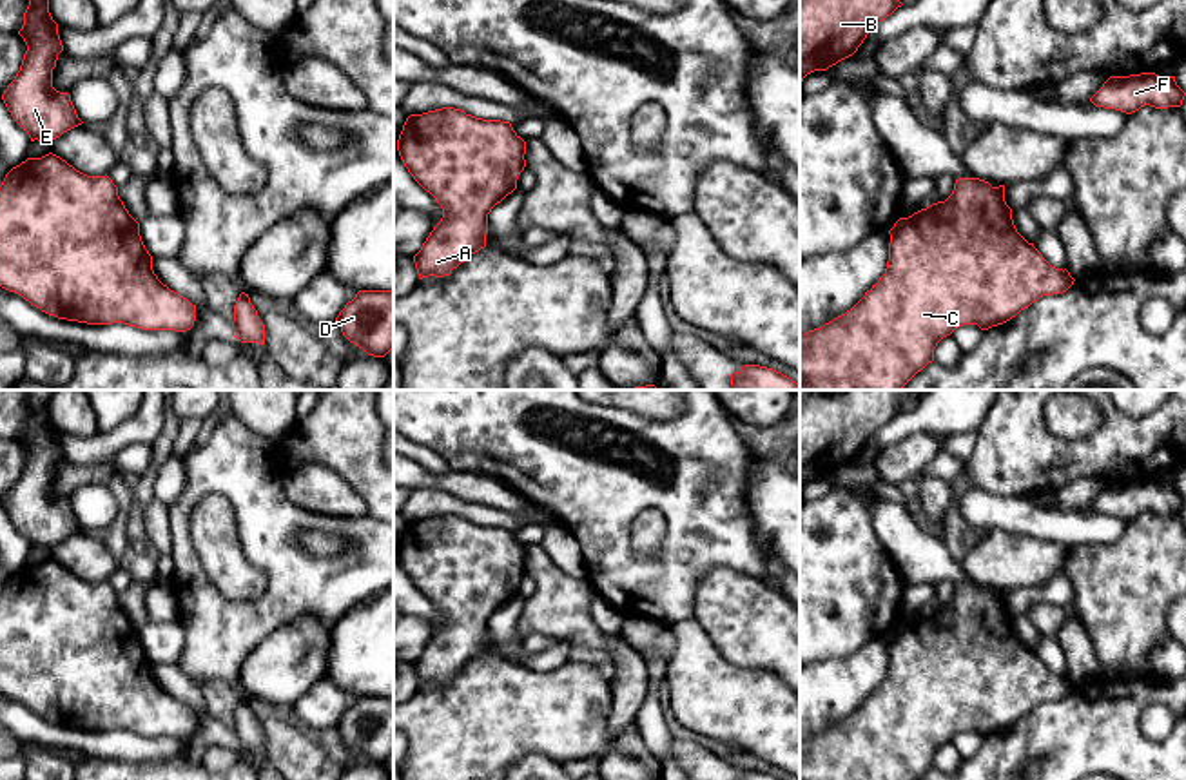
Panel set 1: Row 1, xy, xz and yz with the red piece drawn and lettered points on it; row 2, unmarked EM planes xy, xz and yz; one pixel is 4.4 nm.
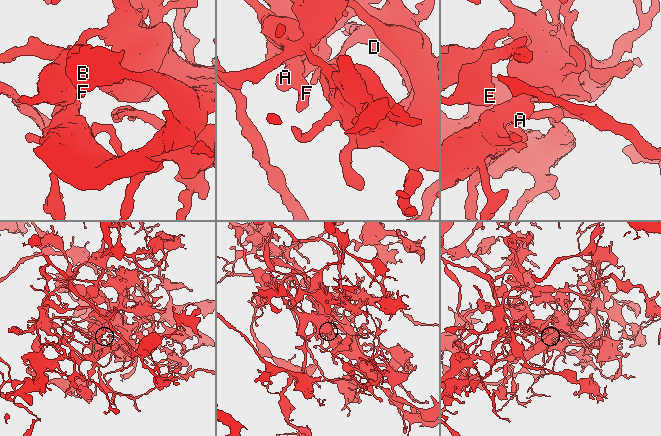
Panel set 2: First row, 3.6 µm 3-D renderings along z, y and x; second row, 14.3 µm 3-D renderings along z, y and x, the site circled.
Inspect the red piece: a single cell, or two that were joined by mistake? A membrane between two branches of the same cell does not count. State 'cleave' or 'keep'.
cleave

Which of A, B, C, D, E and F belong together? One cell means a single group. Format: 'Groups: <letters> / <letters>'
Groups: A F / B C D E

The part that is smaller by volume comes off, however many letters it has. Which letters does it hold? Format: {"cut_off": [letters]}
{"cut_off": ["A", "F"]}

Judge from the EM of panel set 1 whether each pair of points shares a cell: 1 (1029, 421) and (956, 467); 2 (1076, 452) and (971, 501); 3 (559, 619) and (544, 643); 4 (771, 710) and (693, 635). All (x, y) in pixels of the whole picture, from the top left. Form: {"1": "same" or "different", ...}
{"1": "different", "2": "different", "3": "different", "4": "same"}

